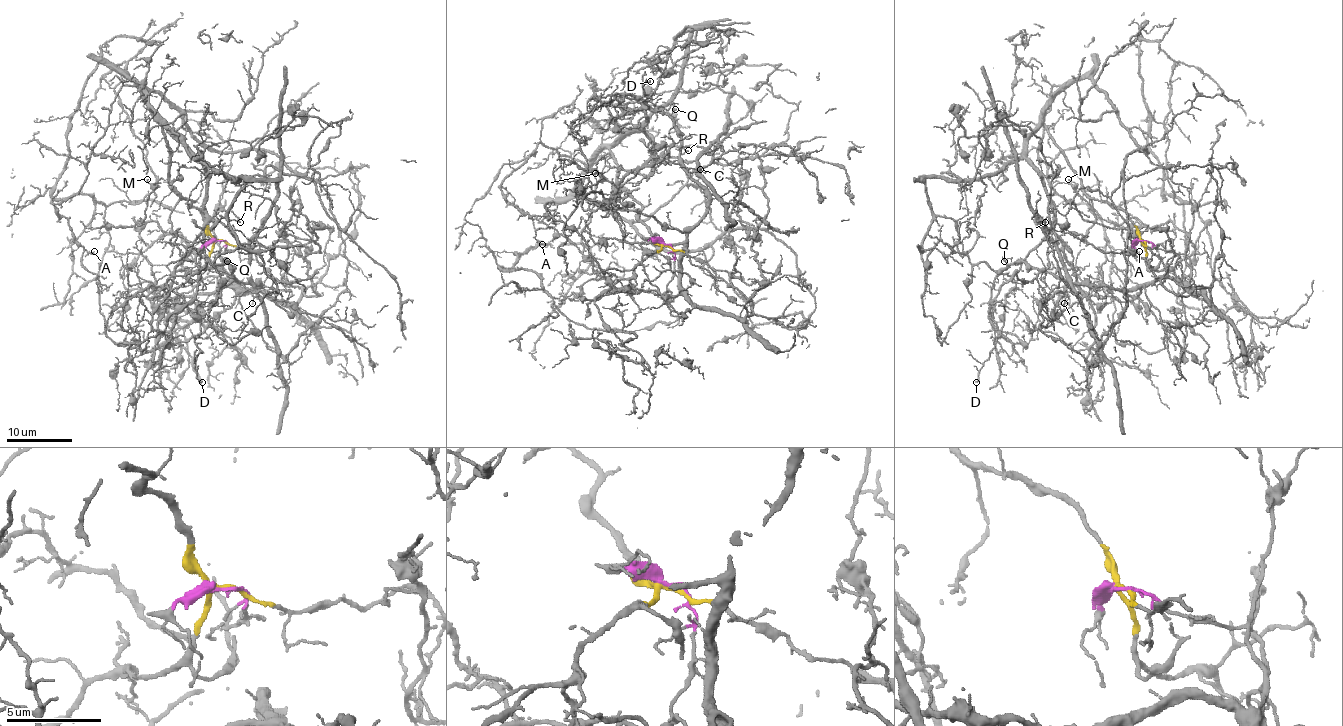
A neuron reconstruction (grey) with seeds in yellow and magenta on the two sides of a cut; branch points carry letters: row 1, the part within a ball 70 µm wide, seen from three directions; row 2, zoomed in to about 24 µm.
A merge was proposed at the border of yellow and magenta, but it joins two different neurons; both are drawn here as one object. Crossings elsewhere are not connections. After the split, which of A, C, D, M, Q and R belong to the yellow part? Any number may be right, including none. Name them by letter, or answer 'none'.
A, R

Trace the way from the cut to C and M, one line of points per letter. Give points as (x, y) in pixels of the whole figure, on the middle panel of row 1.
C: (666, 245), (674, 258), (666, 287), (672, 295), (680, 292), (687, 234), (708, 199), (690, 175), (700, 168)
M: (666, 245), (674, 255), (667, 295), (615, 291), (593, 269), (581, 232), (594, 186), (601, 181), (596, 173)

